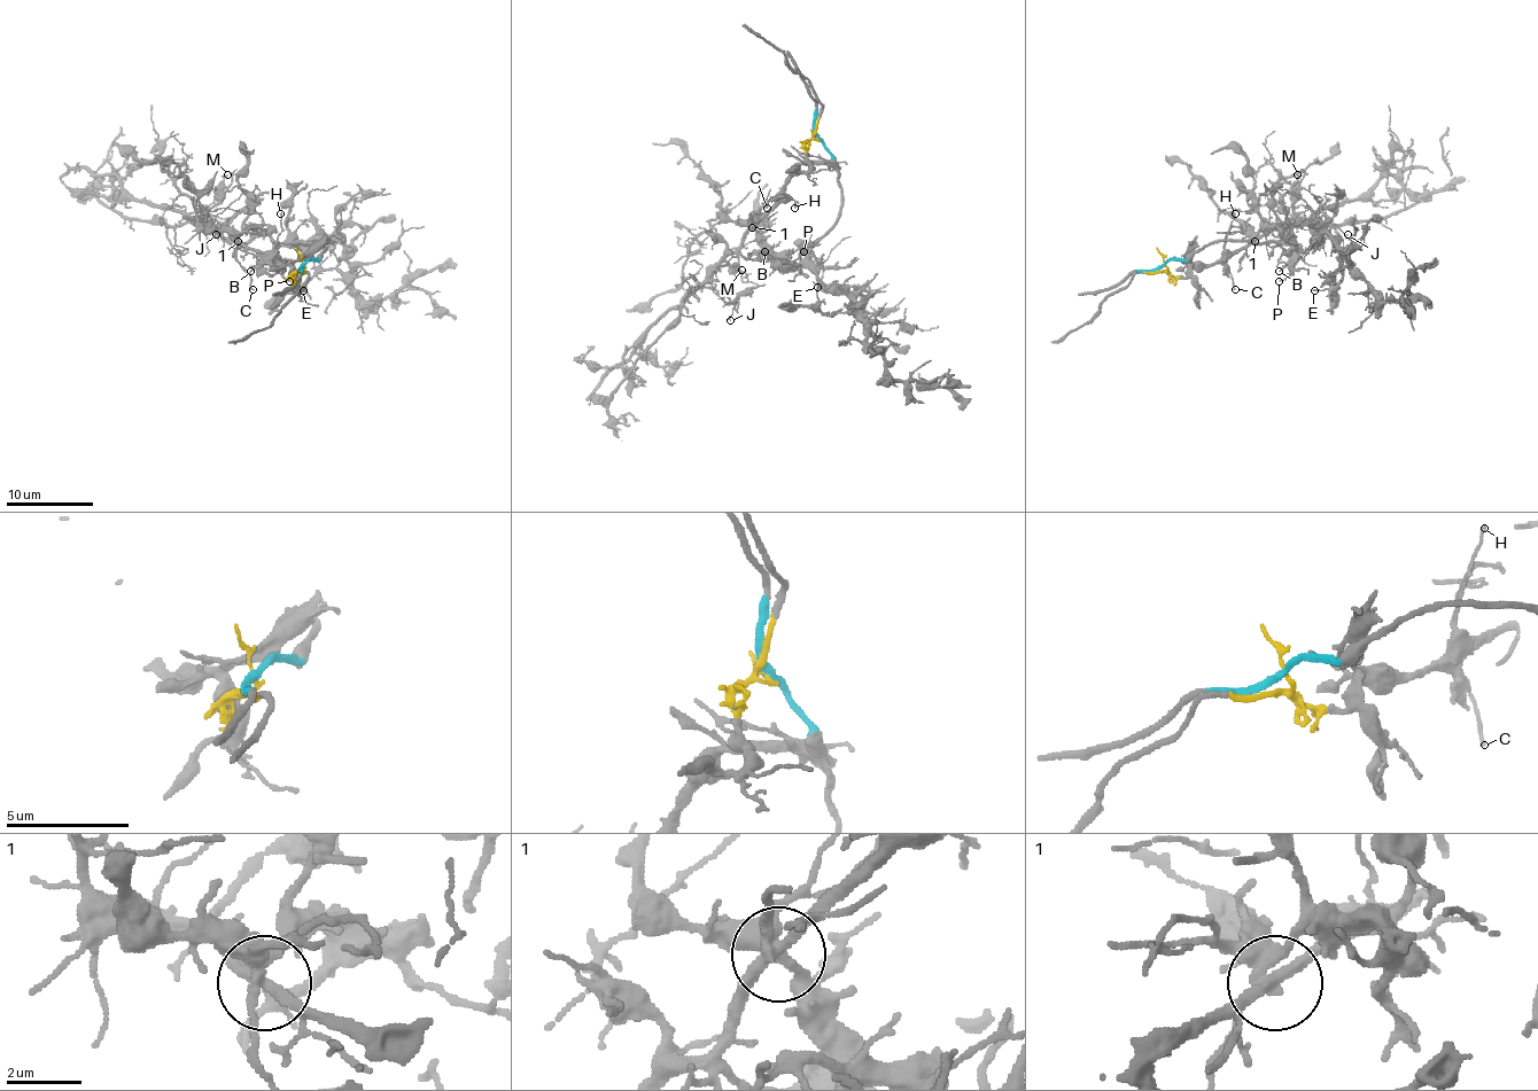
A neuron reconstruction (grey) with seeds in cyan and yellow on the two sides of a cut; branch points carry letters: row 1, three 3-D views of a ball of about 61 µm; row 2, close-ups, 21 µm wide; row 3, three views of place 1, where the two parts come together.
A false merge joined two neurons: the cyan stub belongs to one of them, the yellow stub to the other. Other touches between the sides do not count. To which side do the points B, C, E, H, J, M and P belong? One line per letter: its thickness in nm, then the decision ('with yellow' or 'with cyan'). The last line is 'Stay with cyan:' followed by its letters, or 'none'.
B: calibre 240 nm; with cyan
C: calibre 120 nm; with yellow
E: calibre 140 nm; with cyan
H: calibre 110 nm; with yellow
J: calibre 120 nm; with yellow
M: calibre 190 nm; with yellow
P: calibre 120 nm; with cyan
Stay with cyan: B, E, P

